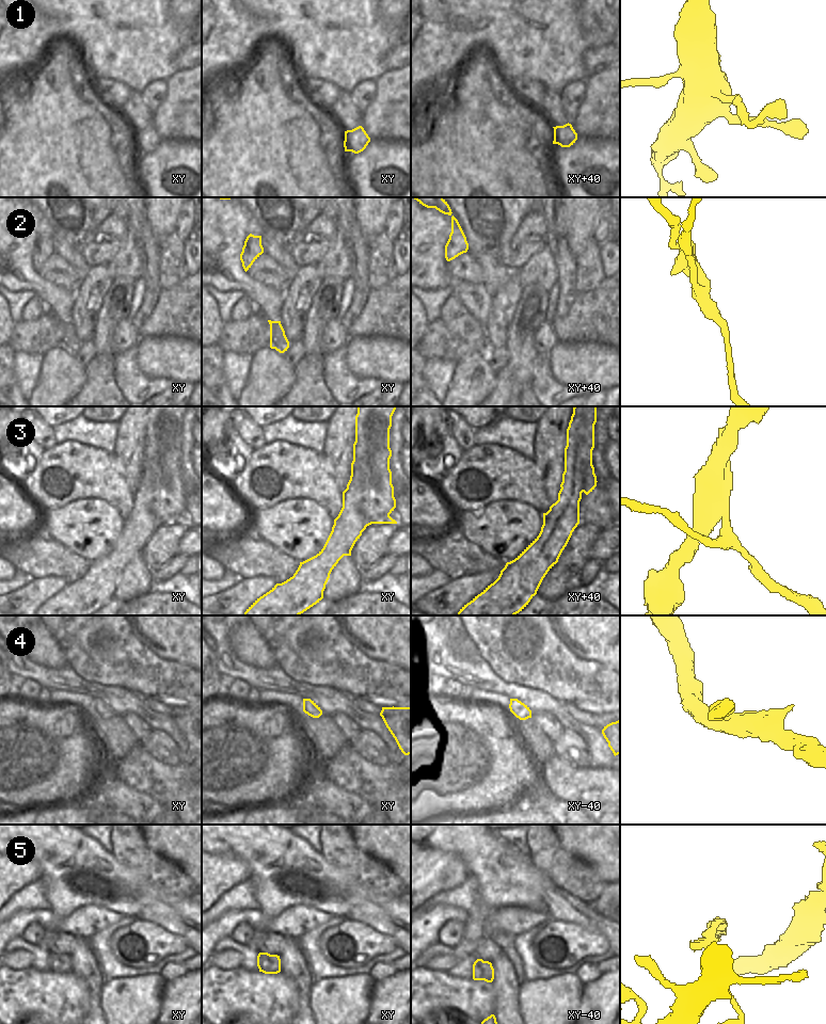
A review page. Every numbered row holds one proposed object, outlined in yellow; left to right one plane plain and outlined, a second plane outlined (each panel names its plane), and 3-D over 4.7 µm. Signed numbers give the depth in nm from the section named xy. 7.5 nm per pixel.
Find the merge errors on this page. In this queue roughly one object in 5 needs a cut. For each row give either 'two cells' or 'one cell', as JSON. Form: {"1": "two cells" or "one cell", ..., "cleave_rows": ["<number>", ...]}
{"1": "one cell", "2": "one cell", "3": "two cells", "4": "one cell", "5": "two cells", "cleave_rows": ["3", "5"]}

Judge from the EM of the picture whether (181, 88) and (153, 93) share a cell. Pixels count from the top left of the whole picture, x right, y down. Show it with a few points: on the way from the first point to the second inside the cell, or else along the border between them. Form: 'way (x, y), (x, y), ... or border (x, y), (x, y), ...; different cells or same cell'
border (165, 81), (165, 96), (154, 113); different cells

